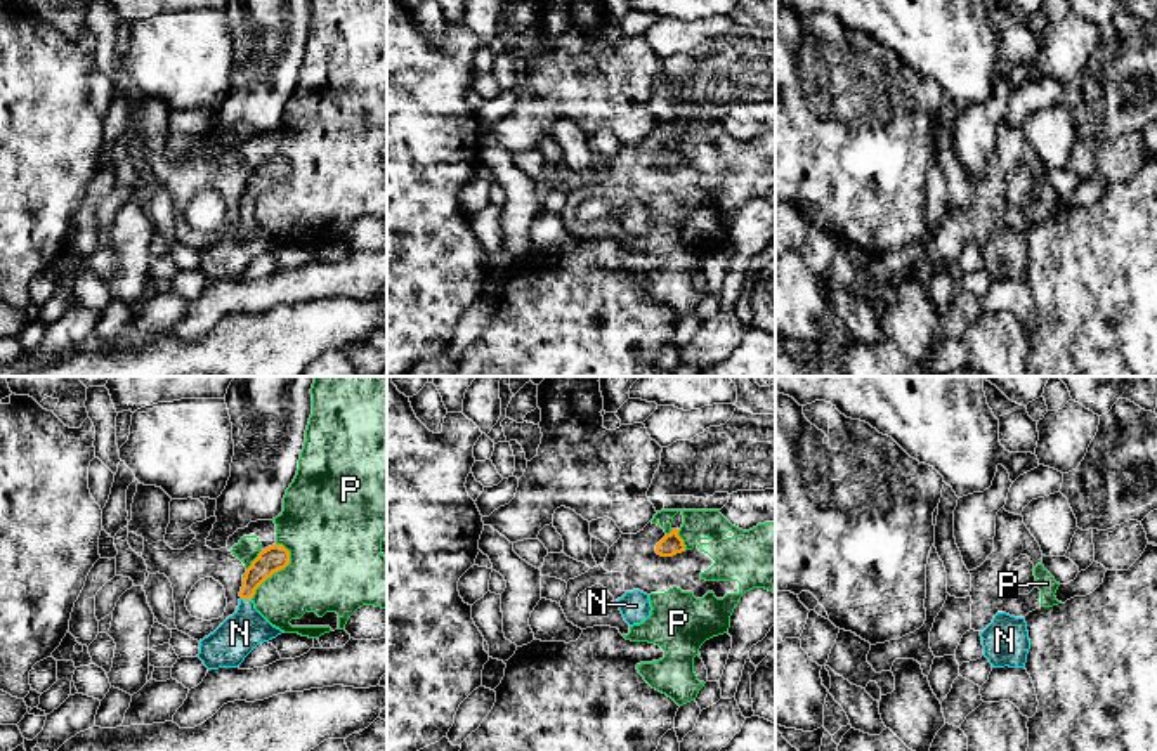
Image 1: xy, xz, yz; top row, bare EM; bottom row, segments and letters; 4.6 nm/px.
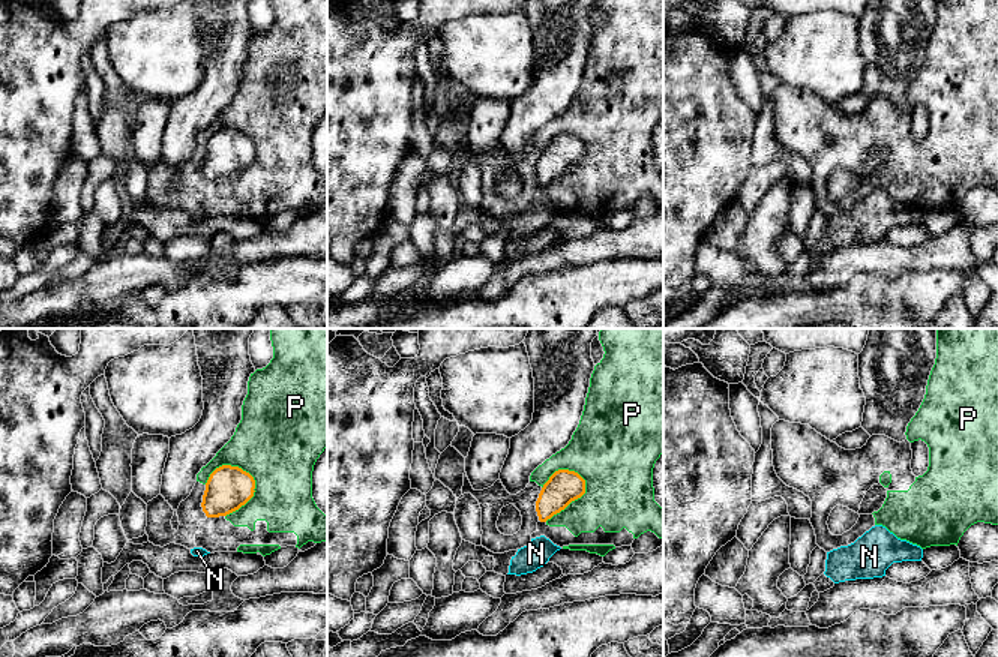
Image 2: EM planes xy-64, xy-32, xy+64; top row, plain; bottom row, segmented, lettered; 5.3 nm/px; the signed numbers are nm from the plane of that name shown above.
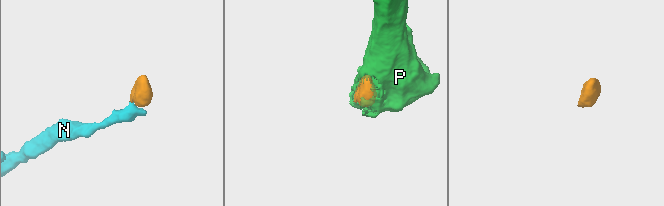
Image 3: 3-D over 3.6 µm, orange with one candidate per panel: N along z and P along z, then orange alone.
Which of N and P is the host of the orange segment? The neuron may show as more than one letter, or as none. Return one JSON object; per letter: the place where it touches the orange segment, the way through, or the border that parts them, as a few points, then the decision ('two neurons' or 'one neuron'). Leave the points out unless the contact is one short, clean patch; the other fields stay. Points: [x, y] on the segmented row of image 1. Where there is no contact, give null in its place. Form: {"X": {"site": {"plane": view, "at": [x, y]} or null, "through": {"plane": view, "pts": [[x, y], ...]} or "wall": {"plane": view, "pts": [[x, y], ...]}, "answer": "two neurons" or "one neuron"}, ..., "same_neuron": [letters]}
{"N": {"site": {"plane": "xy", "at": [247, 599]}, "through": {"plane": "xy", "pts": [[276, 557], [250, 583], [247, 599], [247, 626], [240, 633]]}, "answer": "one neuron"}, "P": {"site": {"plane": "xy", "at": [276, 571]}, "answer": "two neurons"}, "same_neuron": ["N"]}

